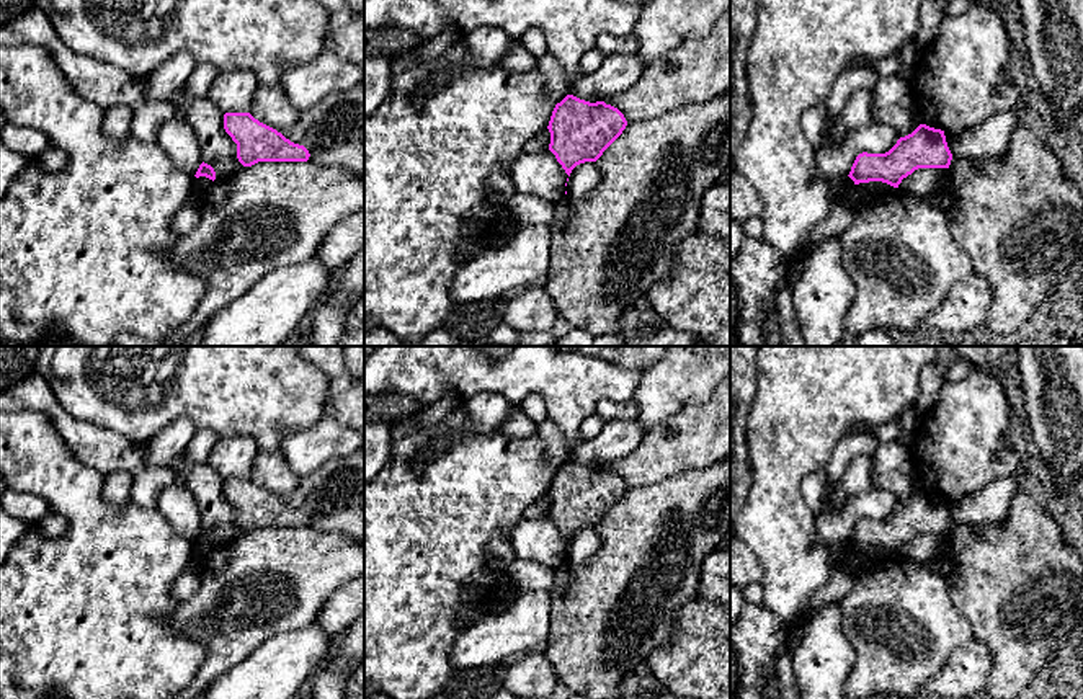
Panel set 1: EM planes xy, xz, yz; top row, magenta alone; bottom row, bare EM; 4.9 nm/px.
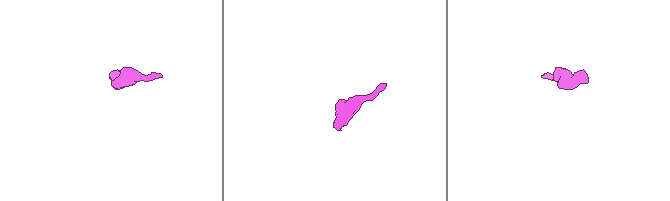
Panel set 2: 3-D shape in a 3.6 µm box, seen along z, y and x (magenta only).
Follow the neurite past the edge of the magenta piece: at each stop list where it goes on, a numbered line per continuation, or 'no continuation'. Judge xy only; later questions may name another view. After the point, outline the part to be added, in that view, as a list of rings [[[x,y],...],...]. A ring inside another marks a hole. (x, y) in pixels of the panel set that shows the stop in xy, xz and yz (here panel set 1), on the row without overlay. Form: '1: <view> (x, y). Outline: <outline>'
no continuation

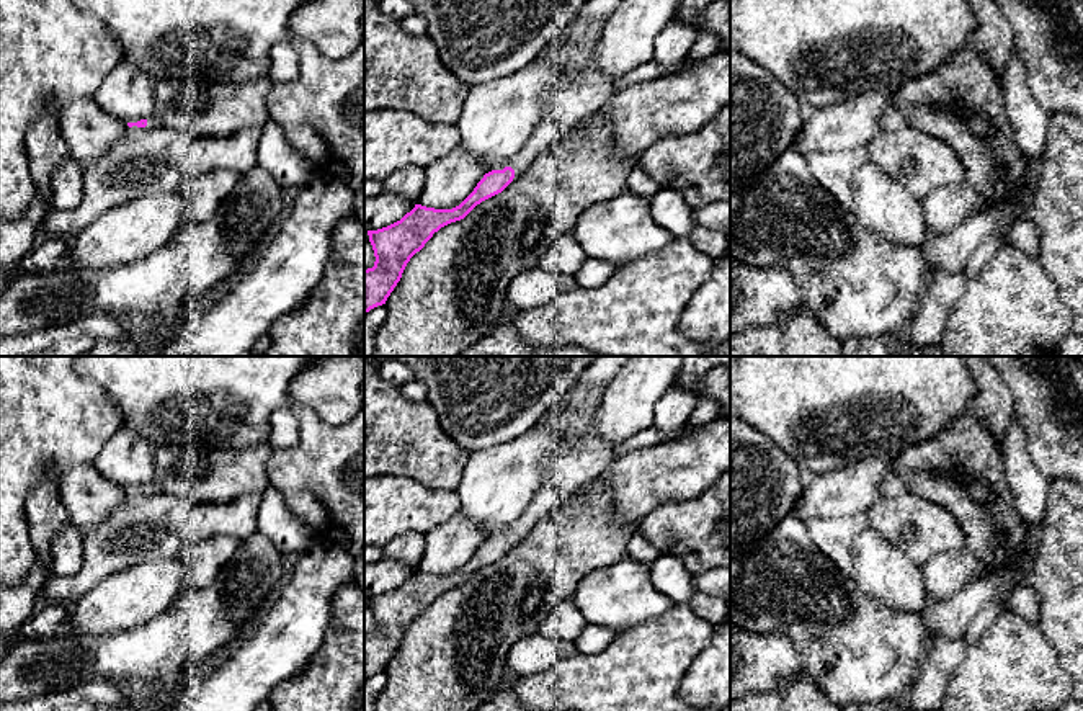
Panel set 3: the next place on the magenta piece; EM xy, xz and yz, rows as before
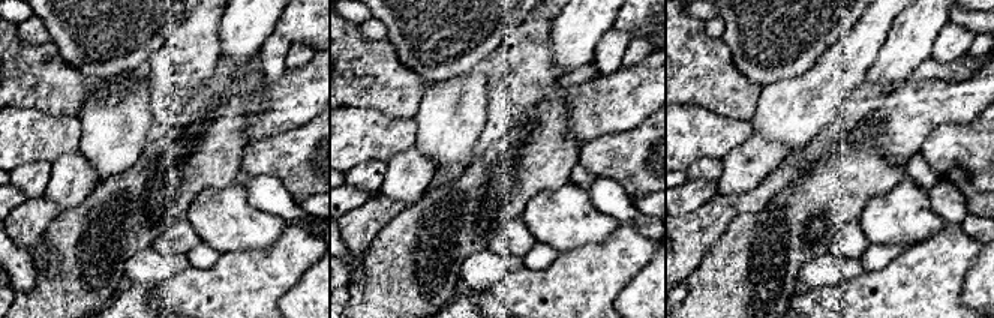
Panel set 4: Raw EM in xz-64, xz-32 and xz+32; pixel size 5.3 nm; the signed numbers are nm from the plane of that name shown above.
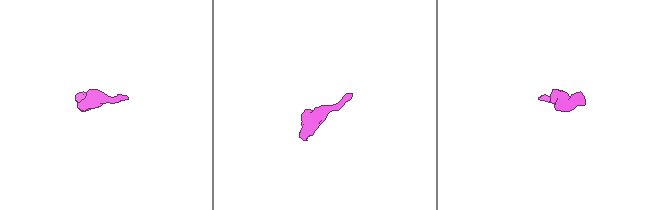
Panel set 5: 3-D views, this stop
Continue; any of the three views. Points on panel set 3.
1: xz (588, 456). Outline: [[[598,414],[546,469],[542,489],[510,533],[515,539],[528,534],[557,505],[601,476],[616,458],[614,449],[596,433]]]

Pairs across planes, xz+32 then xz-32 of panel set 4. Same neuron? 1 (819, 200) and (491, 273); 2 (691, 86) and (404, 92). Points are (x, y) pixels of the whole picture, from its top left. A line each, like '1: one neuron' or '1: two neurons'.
1: two neurons
2: one neuron

